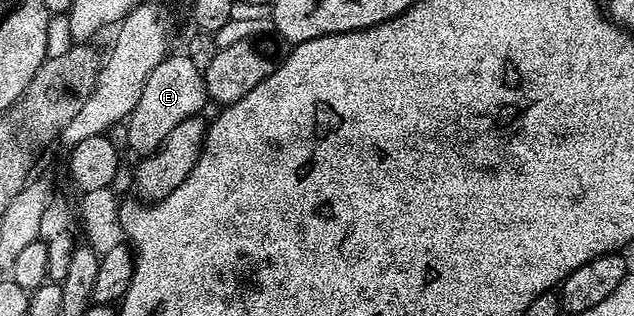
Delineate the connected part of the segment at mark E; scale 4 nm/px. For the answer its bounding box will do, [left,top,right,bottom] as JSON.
[126,54,208,156]

